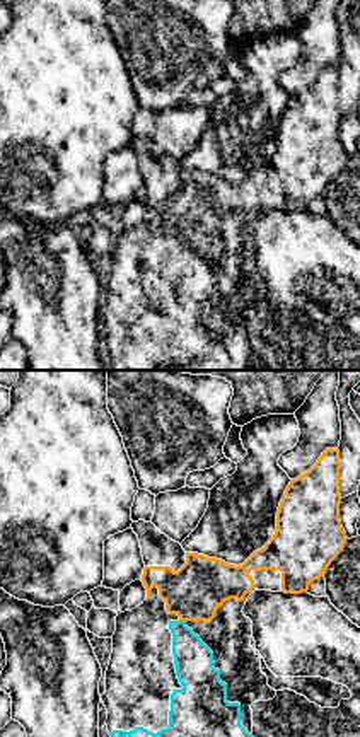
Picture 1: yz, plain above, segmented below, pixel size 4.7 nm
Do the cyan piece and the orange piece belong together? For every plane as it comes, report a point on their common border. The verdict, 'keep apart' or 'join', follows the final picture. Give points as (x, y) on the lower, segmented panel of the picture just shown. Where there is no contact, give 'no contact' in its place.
contact (183, 621)

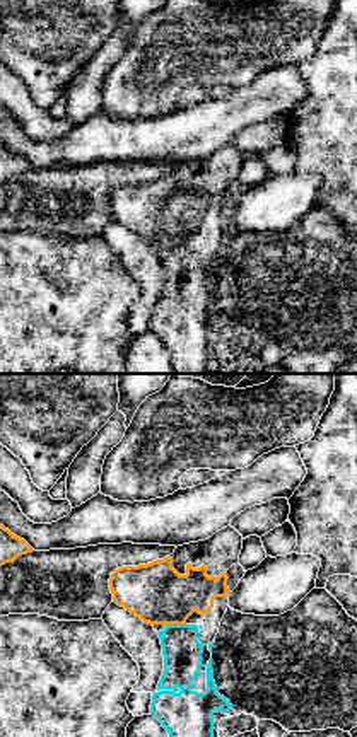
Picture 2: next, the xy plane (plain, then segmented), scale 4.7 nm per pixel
contact (175, 625)

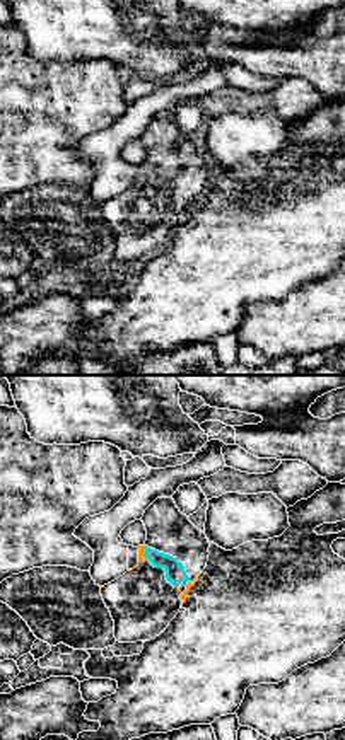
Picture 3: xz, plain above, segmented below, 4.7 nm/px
contact (146, 556)

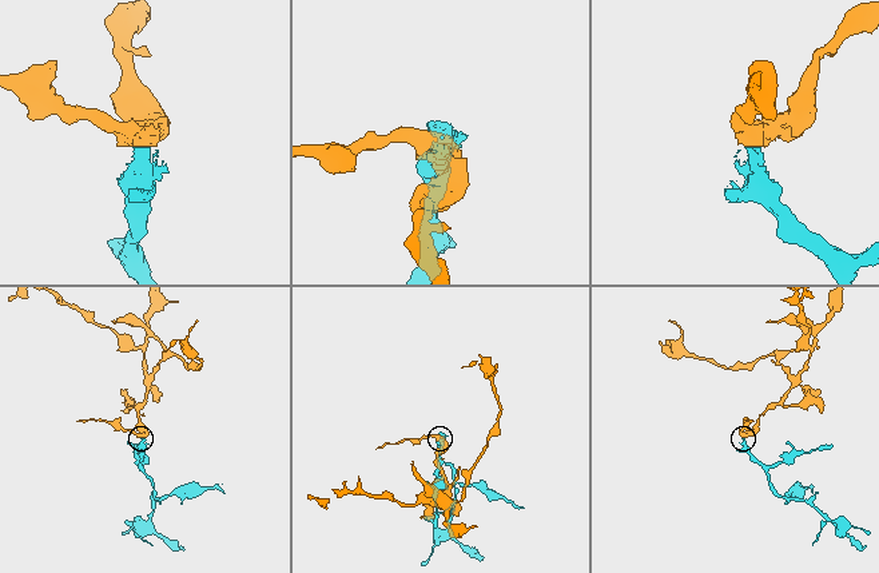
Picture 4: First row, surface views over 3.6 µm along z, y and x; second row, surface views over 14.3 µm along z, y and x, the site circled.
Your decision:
join

